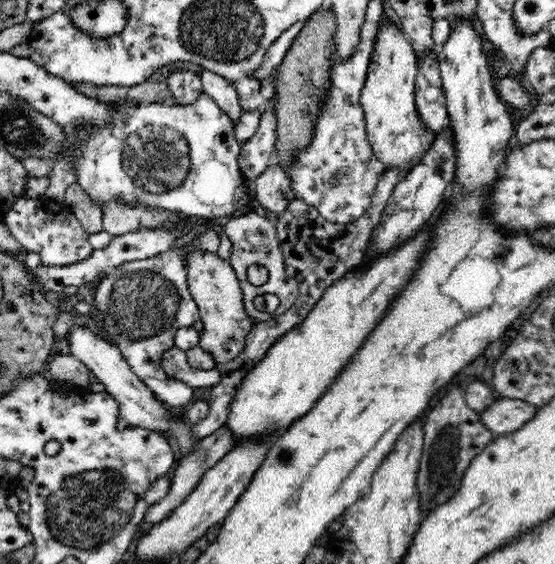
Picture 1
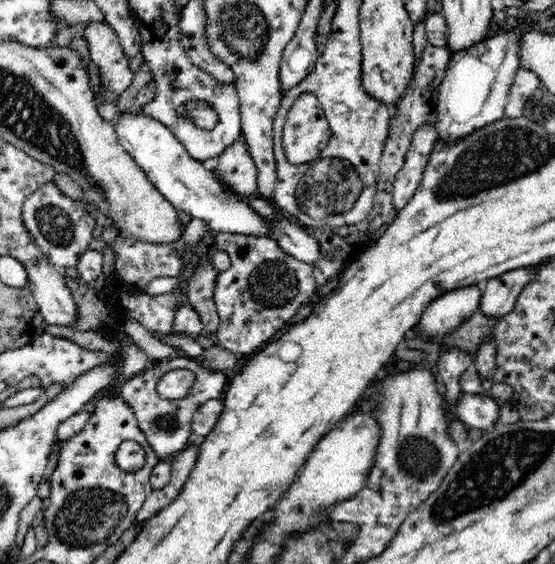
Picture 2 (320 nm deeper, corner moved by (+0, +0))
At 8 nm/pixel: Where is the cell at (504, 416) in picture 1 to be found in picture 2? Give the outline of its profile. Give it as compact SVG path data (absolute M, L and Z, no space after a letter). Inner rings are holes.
M464 393L456 404L454 415L468 427L488 432L495 428L501 407L502 403L488 393L482 395Z

